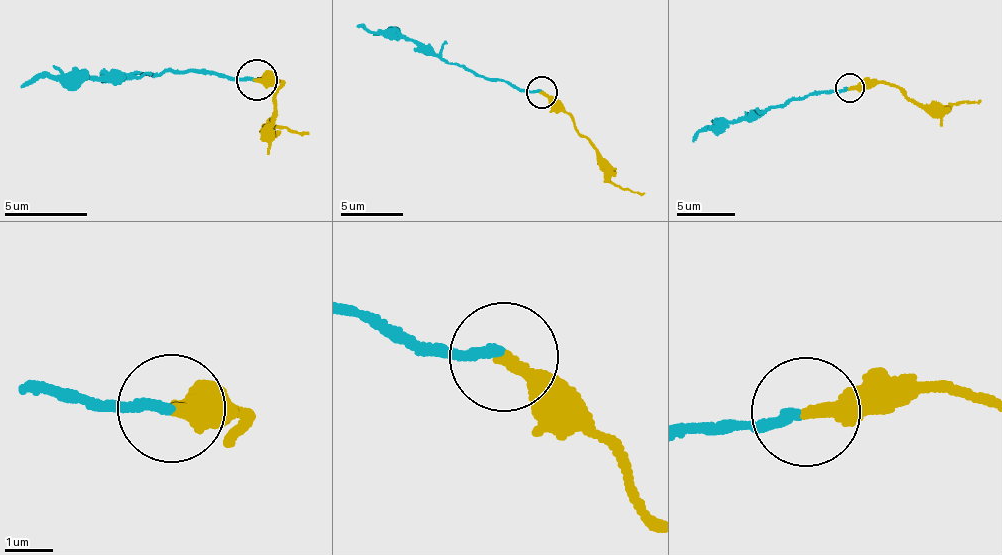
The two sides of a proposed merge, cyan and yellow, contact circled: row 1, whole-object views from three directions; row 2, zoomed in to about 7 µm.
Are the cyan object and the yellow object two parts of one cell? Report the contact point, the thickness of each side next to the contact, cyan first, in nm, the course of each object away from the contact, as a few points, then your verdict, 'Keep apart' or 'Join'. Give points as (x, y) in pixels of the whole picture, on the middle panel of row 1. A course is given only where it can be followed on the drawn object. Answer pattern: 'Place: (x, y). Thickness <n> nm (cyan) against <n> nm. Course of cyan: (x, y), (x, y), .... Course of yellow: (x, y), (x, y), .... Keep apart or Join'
Place: (542, 92). Thickness 200 nm (cyan) against 280 nm. Course of cyan: (543, 91), (464, 71), (437, 54), (419, 52), (404, 37), (370, 34), (358, 27). Course of yellow: (543, 91), (559, 99), (598, 149), (598, 164), (611, 181), (645, 194). Join

